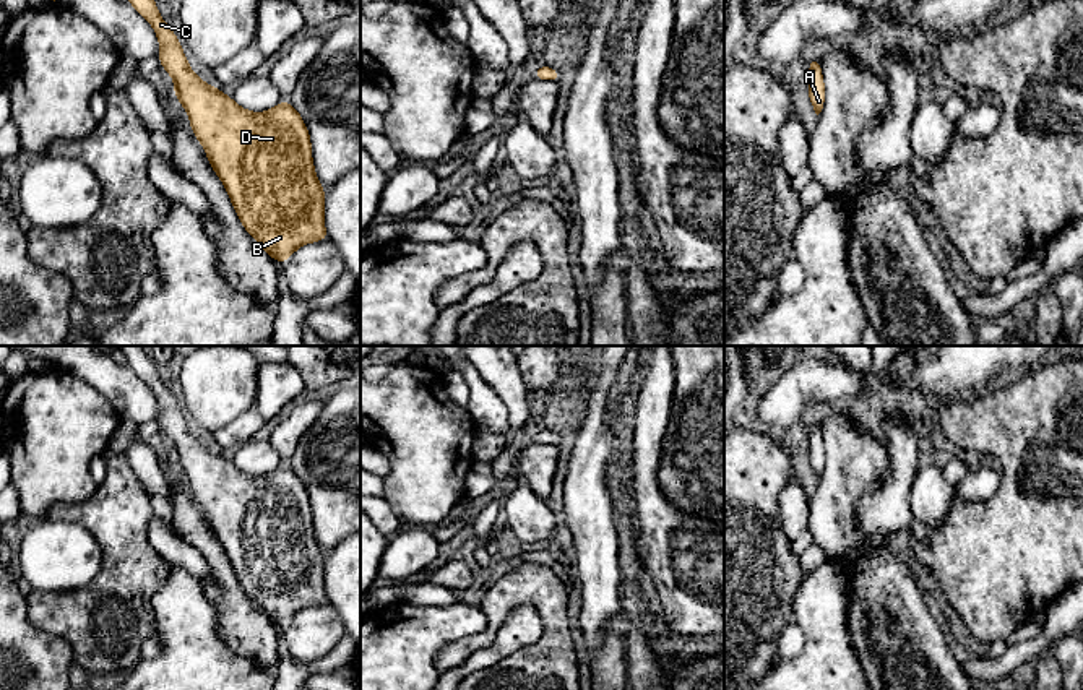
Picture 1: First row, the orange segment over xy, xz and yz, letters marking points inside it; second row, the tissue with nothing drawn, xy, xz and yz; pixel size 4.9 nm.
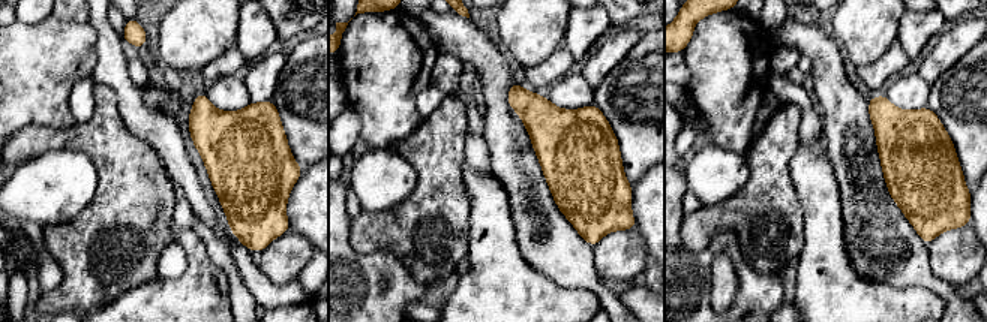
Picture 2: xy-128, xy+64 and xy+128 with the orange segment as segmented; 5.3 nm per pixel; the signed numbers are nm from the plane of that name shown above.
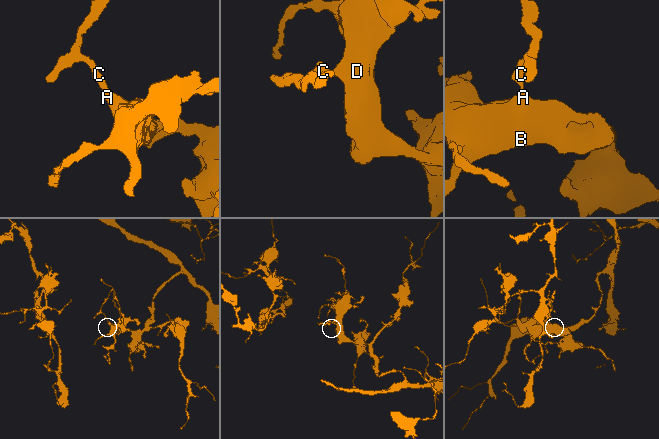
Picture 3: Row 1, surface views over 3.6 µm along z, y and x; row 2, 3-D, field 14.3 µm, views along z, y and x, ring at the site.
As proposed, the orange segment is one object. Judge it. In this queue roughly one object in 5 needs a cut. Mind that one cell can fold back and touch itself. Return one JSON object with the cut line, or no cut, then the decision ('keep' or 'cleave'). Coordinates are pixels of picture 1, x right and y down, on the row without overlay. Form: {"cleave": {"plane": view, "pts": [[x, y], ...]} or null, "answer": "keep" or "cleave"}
{"cleave": null, "answer": "keep"}

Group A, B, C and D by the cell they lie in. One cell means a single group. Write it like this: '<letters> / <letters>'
A B C D

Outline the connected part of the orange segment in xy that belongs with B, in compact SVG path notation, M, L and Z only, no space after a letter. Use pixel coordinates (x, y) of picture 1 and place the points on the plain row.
M119 346L119 349L123 352L127 365L153 390L161 409L157 422L162 432L172 440L174 458L187 474L193 498L201 507L209 529L224 547L247 597L250 597L273 623L281 627L286 627L302 609L328 604L325 593L325 552L315 537L310 498L300 477L284 463L266 476L250 476L242 472L221 453L200 443L198 438L192 435L175 396L161 382L156 372L156 362L149 357L148 351L143 346Z

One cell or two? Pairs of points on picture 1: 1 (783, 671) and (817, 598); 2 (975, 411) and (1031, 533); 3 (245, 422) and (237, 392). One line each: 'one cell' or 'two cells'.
1: one cell
2: one cell
3: two cells

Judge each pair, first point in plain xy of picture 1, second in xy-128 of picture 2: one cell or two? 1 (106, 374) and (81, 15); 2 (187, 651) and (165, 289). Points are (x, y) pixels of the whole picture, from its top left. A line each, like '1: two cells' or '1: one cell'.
1: one cell
2: one cell

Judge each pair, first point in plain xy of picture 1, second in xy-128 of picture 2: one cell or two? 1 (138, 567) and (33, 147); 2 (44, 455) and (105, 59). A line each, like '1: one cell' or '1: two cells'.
1: one cell
2: two cells

